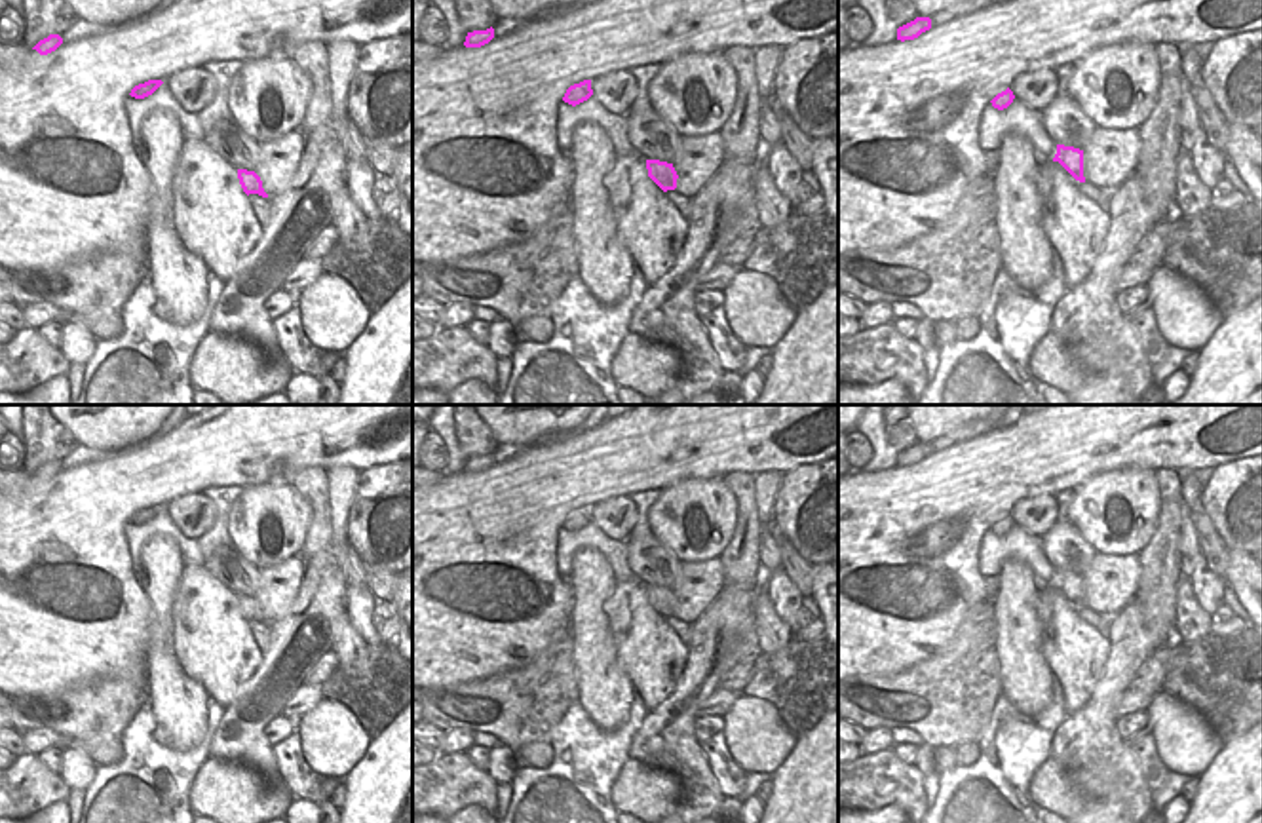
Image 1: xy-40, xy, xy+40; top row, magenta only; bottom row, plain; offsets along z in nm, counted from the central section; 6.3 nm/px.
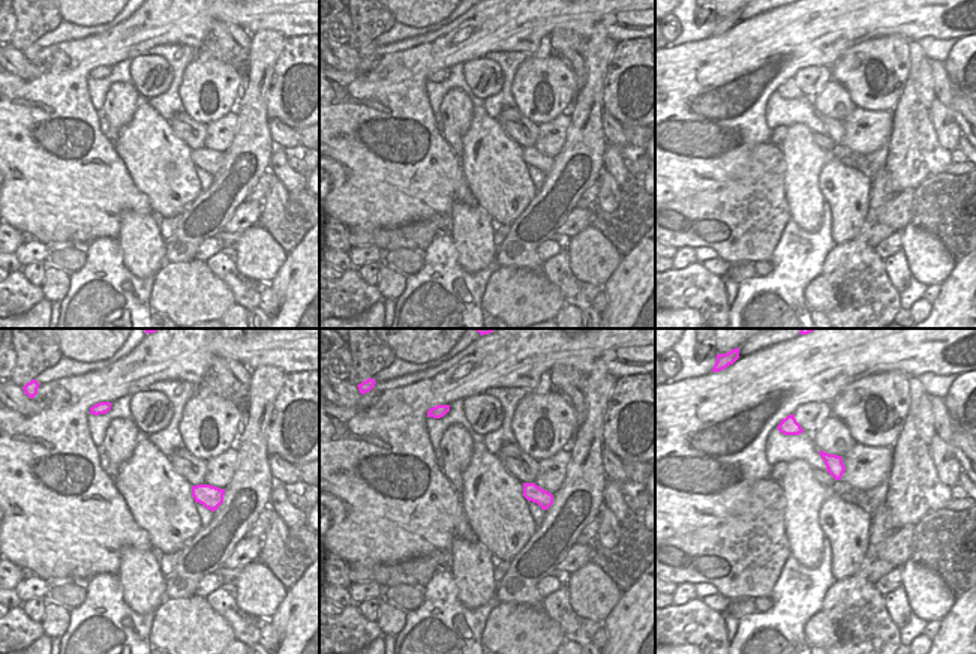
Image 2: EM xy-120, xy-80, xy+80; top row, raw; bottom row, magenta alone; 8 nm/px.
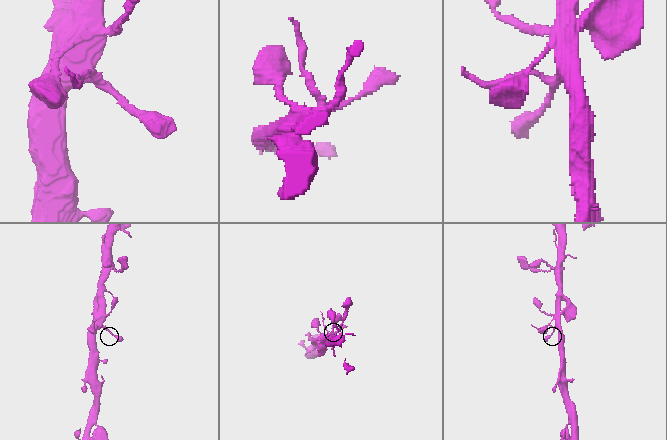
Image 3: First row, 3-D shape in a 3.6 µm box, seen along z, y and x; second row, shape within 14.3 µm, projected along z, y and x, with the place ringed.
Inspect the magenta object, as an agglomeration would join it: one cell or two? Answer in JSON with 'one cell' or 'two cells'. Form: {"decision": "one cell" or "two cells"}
{"decision": "one cell"}

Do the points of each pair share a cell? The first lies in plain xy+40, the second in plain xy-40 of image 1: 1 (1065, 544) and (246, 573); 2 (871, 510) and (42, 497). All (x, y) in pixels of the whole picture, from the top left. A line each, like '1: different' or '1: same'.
1: same
2: same

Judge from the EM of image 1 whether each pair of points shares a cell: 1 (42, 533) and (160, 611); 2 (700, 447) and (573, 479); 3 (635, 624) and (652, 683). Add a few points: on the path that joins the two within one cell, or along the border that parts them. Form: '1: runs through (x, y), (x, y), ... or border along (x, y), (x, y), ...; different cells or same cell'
1: border along (139, 580), (152, 614), (149, 649); different cells
2: runs through (668, 445), (645, 447), (605, 462); same cell
3: runs through (643, 639), (652, 654), (652, 668); same cell

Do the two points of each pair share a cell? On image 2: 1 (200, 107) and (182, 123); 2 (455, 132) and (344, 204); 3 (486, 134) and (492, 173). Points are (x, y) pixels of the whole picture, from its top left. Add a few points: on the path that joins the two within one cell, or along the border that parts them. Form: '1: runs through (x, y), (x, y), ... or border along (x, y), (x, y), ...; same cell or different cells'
1: border along (183, 111), (204, 125); different cells
2: border along (438, 128), (458, 158); different cells
3: runs through (486, 143), (492, 164); same cell

